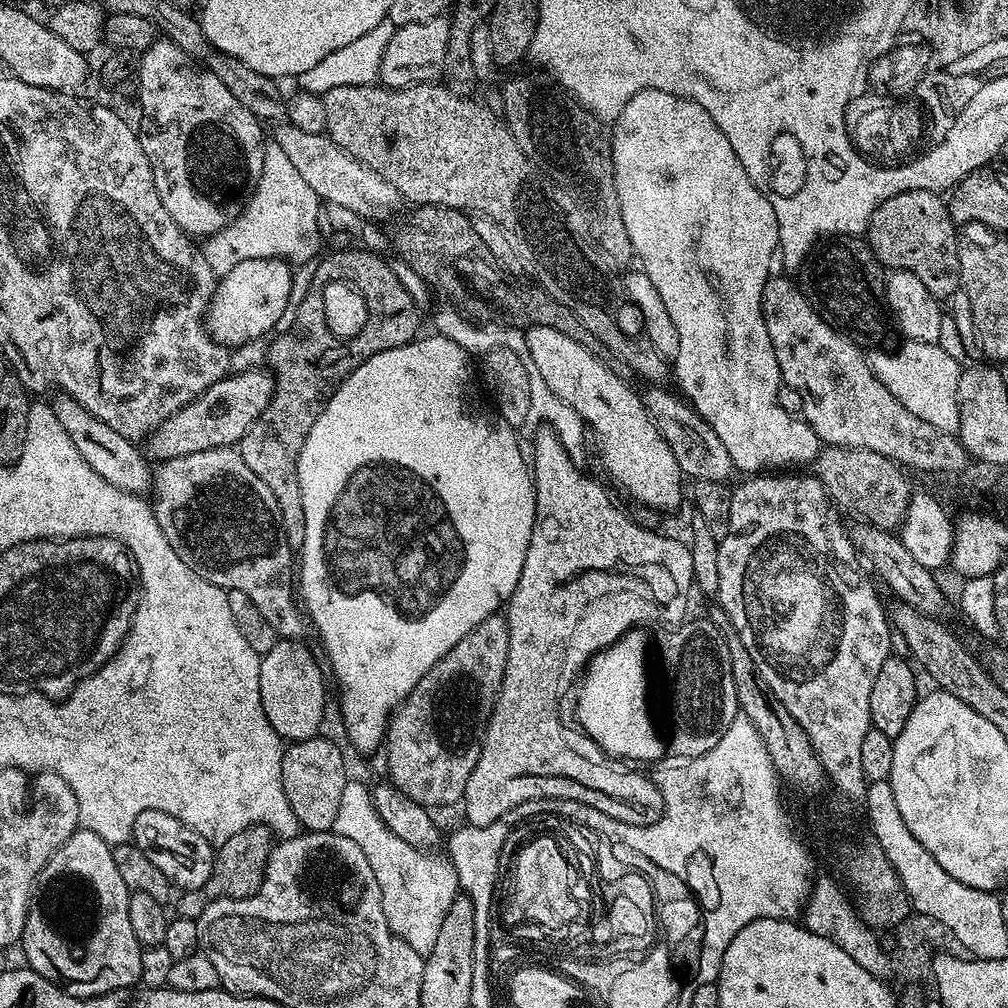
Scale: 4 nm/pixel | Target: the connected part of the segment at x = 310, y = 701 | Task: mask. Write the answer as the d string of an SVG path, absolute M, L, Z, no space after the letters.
M280 638L260 659L259 697L262 698L263 712L273 733L288 742L315 737L324 718L324 676L306 645L303 641Z

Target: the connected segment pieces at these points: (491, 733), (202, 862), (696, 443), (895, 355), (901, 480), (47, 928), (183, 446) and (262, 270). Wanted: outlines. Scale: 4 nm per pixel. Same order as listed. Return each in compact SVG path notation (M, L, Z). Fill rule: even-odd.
M544 424L539 428L534 436L532 452L530 448L530 468L536 490L536 521L526 550L526 562L522 562L518 586L514 586L506 605L510 640L508 665L500 684L500 697L484 730L484 745L478 754L478 766L470 770L470 782L466 782L462 801L463 819L474 826L490 826L490 822L502 818L502 814L516 812L519 804L526 803L532 791L536 791L541 792L539 795L544 798L577 800L580 804L588 804L594 810L602 810L602 814L610 814L610 818L618 818L618 822L648 824L651 807L612 808L612 800L608 800L607 796L589 791L589 787L608 788L608 784L600 784L604 776L608 776L608 780L612 780L612 776L620 780L624 772L633 772L633 765L621 762L616 768L604 768L604 759L609 754L579 727L567 728L560 721L559 704L568 687L572 688L577 683L589 660L597 652L611 646L621 635L644 624L676 626L689 615L688 595L694 592L692 550L685 545L683 548L678 541L671 540L665 534L642 530L642 526L634 523L623 507L620 509L612 505L606 489L576 468L571 453L565 450L560 437L551 427ZM520 772L556 772L556 776L566 778L560 780L554 776L531 774L533 780L528 780L529 774L520 776Z
M146 810L138 814L134 822L132 840L166 874L166 878L176 890L200 890L212 873L212 857L214 845L206 838L202 838L200 832L194 831L186 822L174 818L174 814L162 810Z
M651 385L641 393L641 400L648 416L655 422L656 429L662 434L663 440L674 453L681 473L693 481L712 481L727 483L735 473L733 459L727 453L726 446L718 434L687 401L677 393L672 394L667 387Z
M909 340L901 343L898 350L876 350L871 353L872 372L880 379L882 386L910 410L918 414L922 422L931 422L938 430L959 433L958 378L962 371L959 364L940 344L927 344Z
M824 446L814 461L814 474L824 484L833 505L853 512L865 524L887 530L899 529L903 524L914 495L904 473L905 469L889 456L865 448Z
M81 827L46 862L36 880L24 923L24 956L27 967L71 996L101 996L141 983L143 951L130 926L128 887L114 866L113 845L89 828Z
M248 368L245 372L233 371L214 382L214 386L210 386L198 398L182 406L182 410L170 414L170 418L166 418L166 422L157 426L143 441L145 457L152 462L163 462L186 454L198 454L198 450L239 445L246 430L250 430L262 410L266 410L272 391L276 388L271 371L261 368Z
M250 258L246 262L238 262L234 270L223 273L216 293L208 303L206 323L209 334L225 346L248 344L266 335L283 318L284 311L286 316L293 303L292 268L288 263L284 258Z

